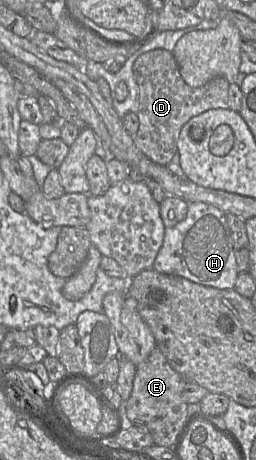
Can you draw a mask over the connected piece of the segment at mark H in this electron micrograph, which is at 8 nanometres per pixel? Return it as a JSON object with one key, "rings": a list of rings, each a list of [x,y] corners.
{"rings":[[[204,202],[189,203],[186,218],[165,229],[163,244],[152,268],[205,286],[234,288],[239,272],[226,213]]]}

